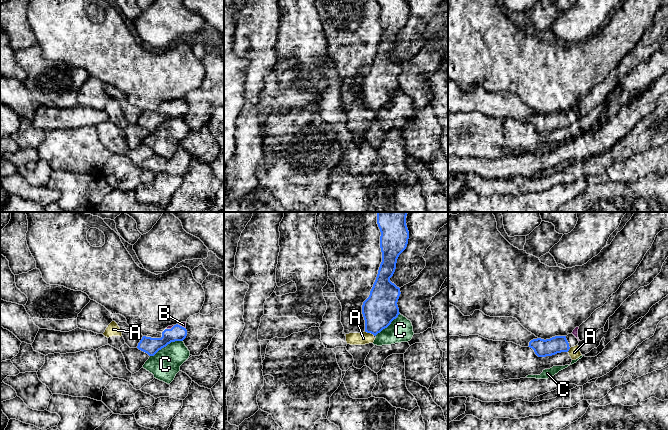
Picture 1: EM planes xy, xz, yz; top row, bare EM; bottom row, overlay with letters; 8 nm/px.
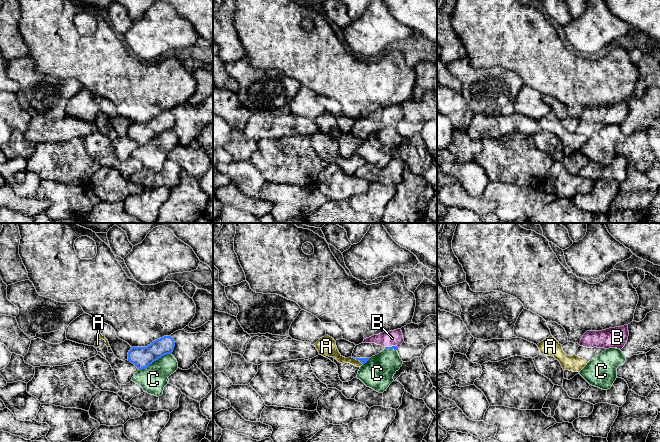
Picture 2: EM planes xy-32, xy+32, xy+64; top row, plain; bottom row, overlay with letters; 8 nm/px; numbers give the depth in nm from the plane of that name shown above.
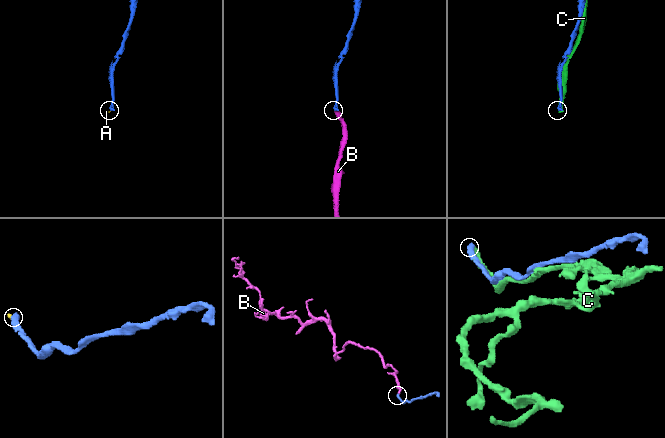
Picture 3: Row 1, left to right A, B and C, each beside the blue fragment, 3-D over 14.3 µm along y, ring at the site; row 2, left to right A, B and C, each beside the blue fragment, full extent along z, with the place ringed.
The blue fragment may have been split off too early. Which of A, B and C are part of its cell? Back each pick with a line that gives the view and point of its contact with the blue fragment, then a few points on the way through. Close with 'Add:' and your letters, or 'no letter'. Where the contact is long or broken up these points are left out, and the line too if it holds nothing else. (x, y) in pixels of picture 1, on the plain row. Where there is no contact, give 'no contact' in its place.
B: xy (181, 102) | across xy (177, 109), (181, 102), (183, 100)
Add: B

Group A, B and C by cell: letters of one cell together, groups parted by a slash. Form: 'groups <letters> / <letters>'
groups A / B / C

